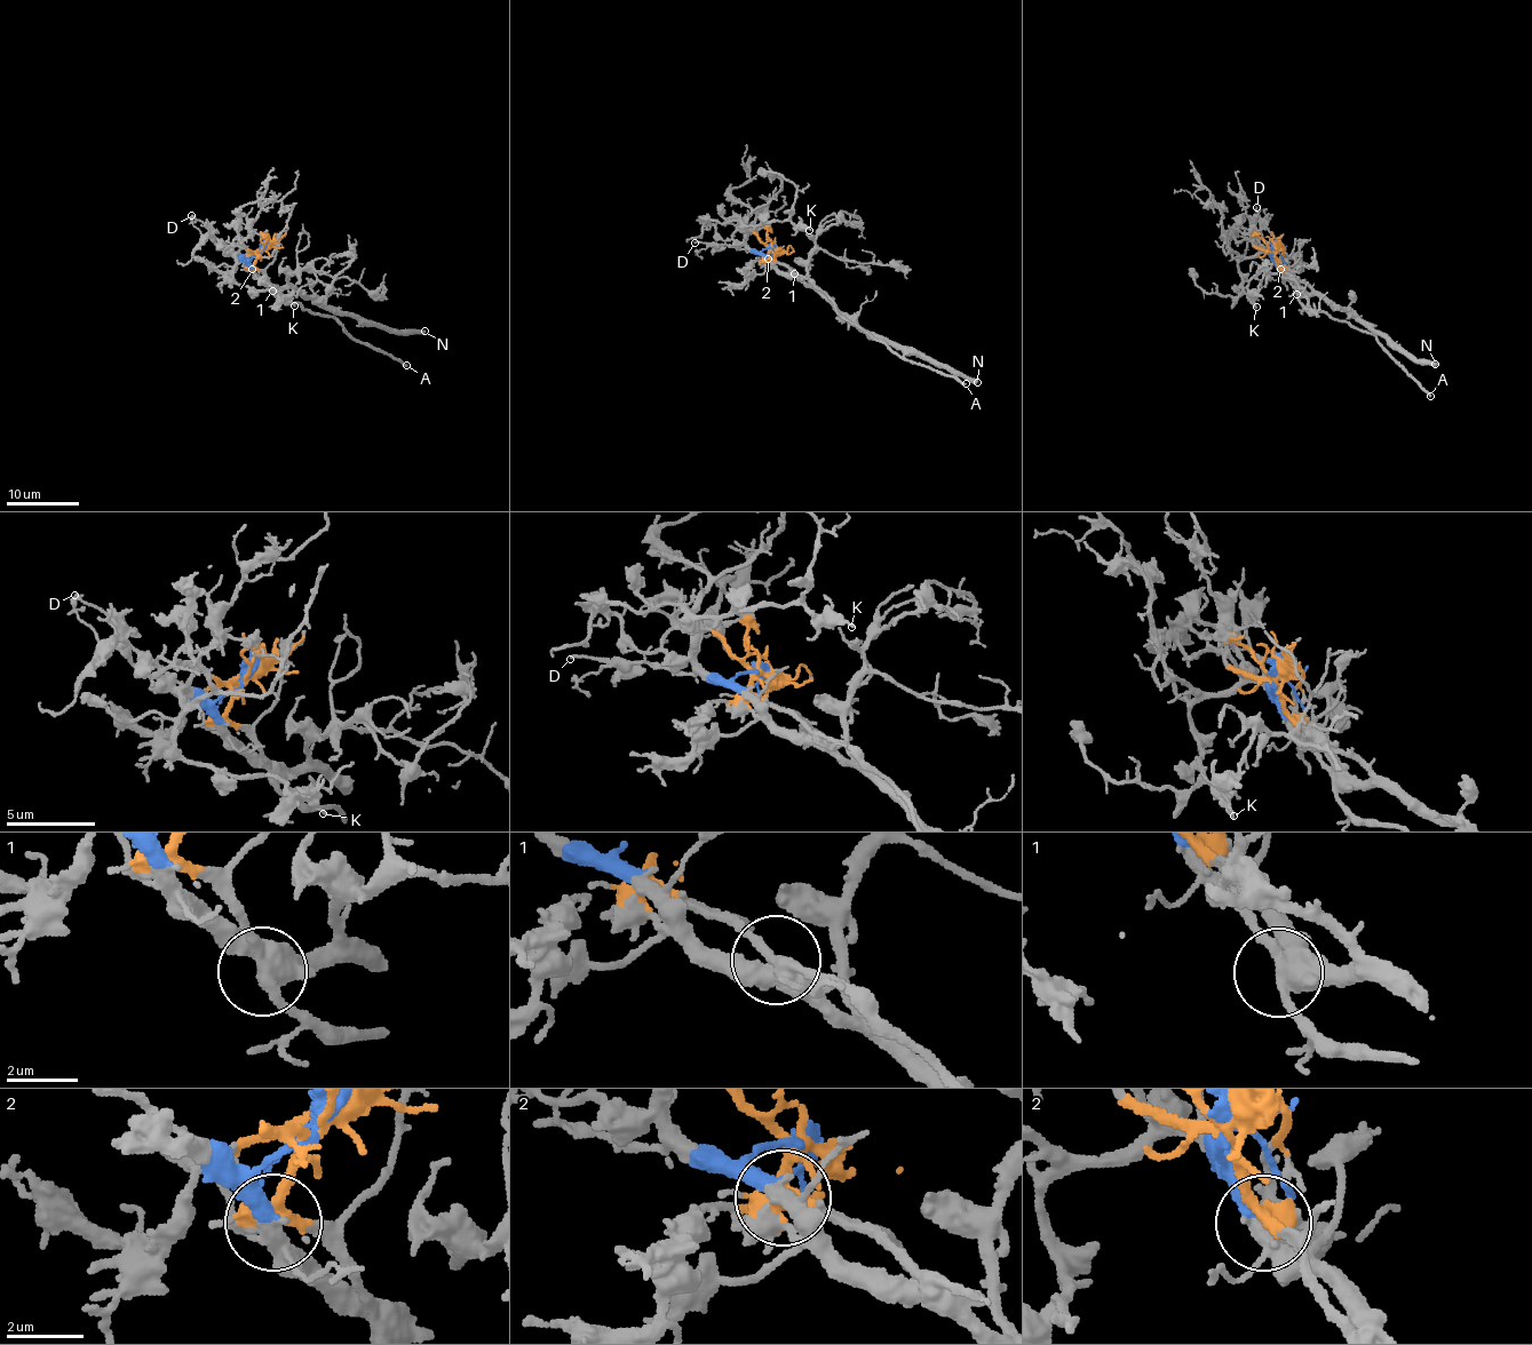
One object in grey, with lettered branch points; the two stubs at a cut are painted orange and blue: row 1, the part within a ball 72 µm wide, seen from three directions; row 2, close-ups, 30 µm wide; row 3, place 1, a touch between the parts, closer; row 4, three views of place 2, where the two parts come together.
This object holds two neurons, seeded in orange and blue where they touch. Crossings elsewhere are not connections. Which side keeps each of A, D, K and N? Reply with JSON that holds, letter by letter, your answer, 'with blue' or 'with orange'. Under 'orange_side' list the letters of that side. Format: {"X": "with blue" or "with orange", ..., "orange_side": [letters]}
{"A": "with orange", "D": "with blue", "K": "with blue", "N": "with blue", "orange_side": ["A"]}

